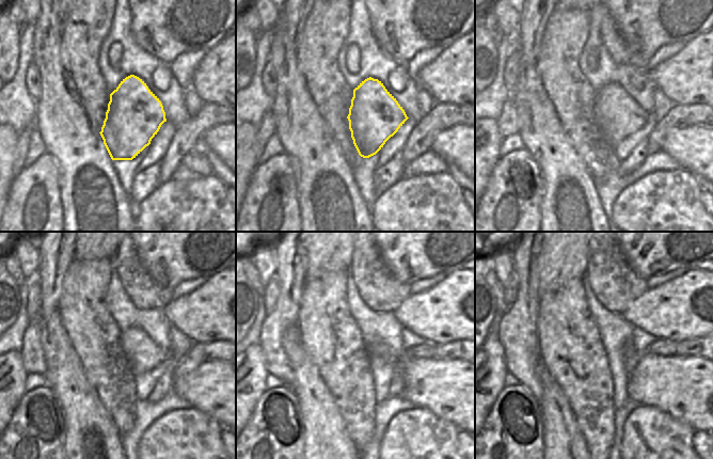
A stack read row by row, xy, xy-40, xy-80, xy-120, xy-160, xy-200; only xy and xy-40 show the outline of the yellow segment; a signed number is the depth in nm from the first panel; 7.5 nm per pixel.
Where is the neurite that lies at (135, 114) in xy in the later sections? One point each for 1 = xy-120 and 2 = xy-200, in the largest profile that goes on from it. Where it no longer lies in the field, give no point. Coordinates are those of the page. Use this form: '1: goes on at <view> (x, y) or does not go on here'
1: goes on at xy-120 (142, 354)
2: goes on at xy-200 (663, 347)

